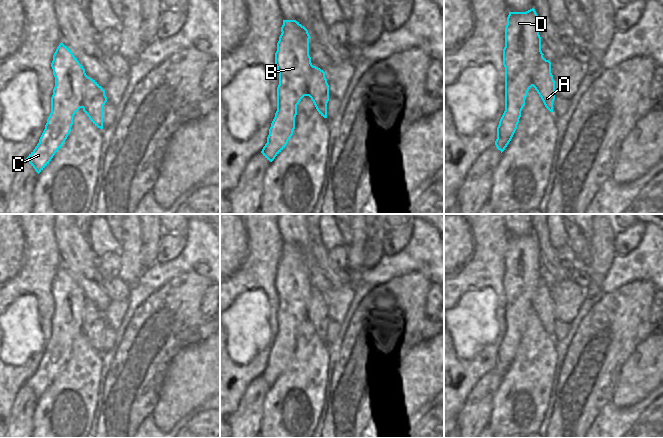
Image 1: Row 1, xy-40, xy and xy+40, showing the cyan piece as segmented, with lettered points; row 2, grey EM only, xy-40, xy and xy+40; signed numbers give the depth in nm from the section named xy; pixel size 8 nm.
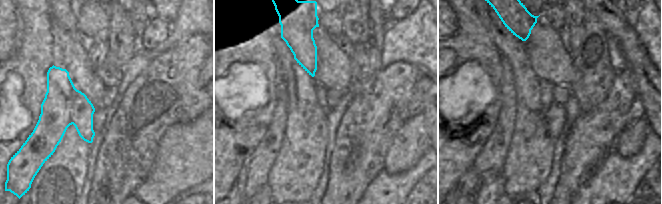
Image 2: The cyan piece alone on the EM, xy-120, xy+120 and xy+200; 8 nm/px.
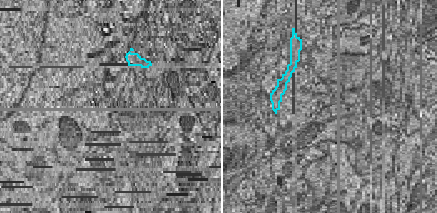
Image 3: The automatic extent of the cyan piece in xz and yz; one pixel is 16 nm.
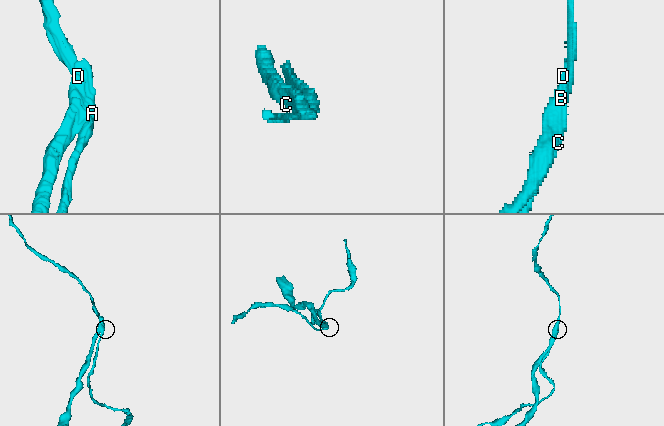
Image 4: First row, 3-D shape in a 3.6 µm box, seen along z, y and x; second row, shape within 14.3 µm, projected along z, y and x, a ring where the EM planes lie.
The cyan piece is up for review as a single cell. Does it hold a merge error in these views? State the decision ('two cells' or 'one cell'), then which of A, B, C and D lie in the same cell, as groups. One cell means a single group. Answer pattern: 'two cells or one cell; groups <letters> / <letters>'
two cells; groups A D / B C

